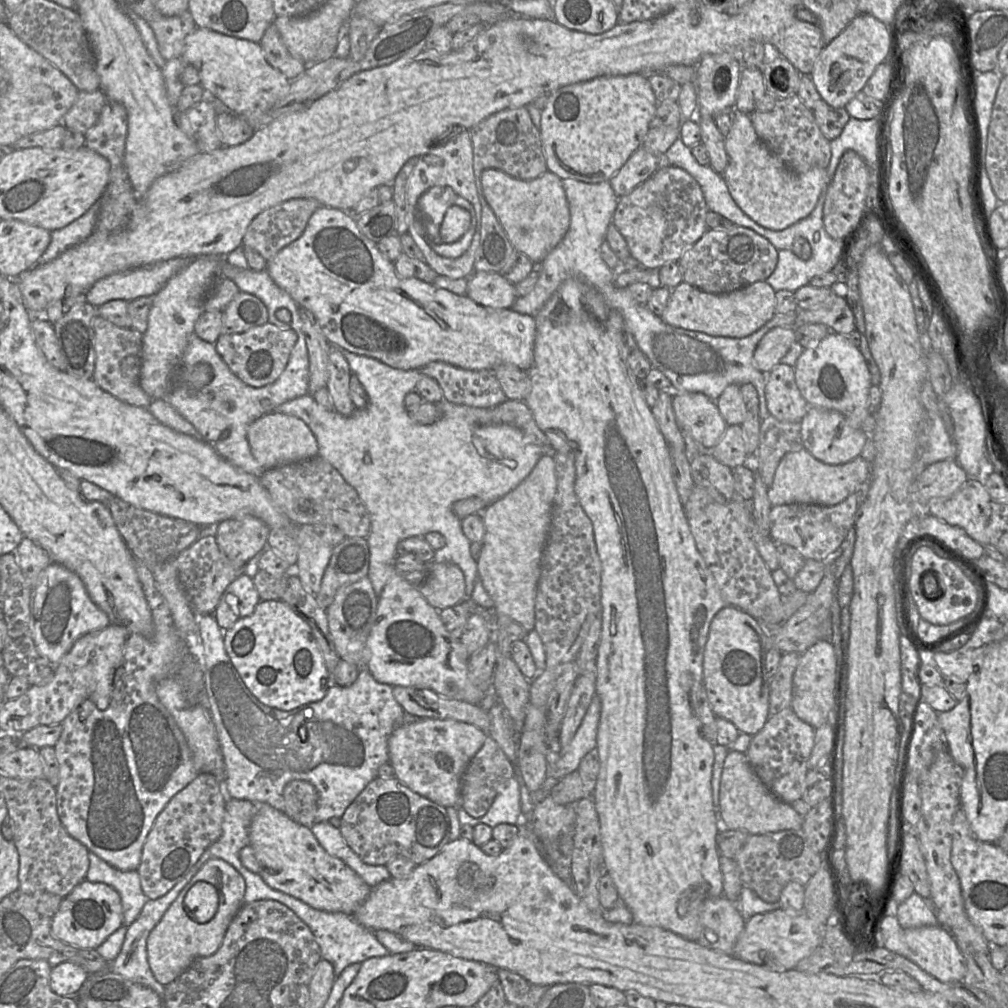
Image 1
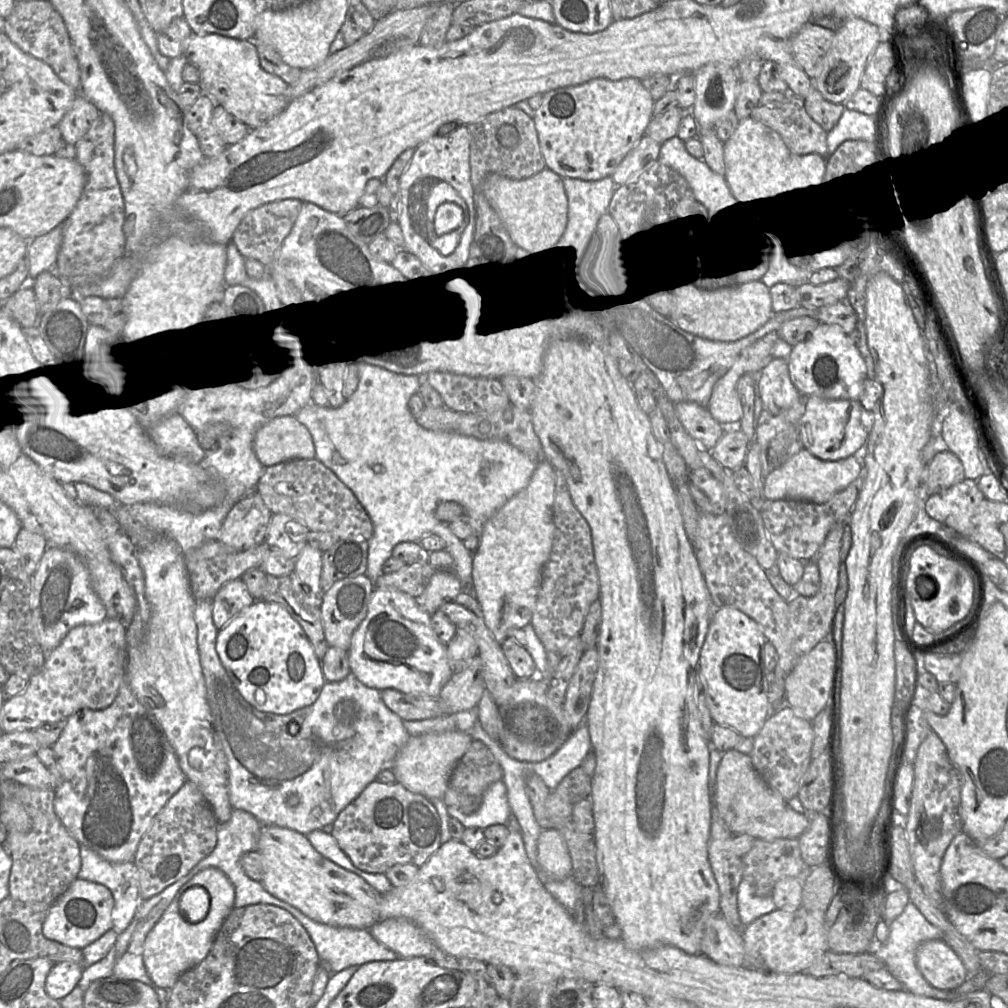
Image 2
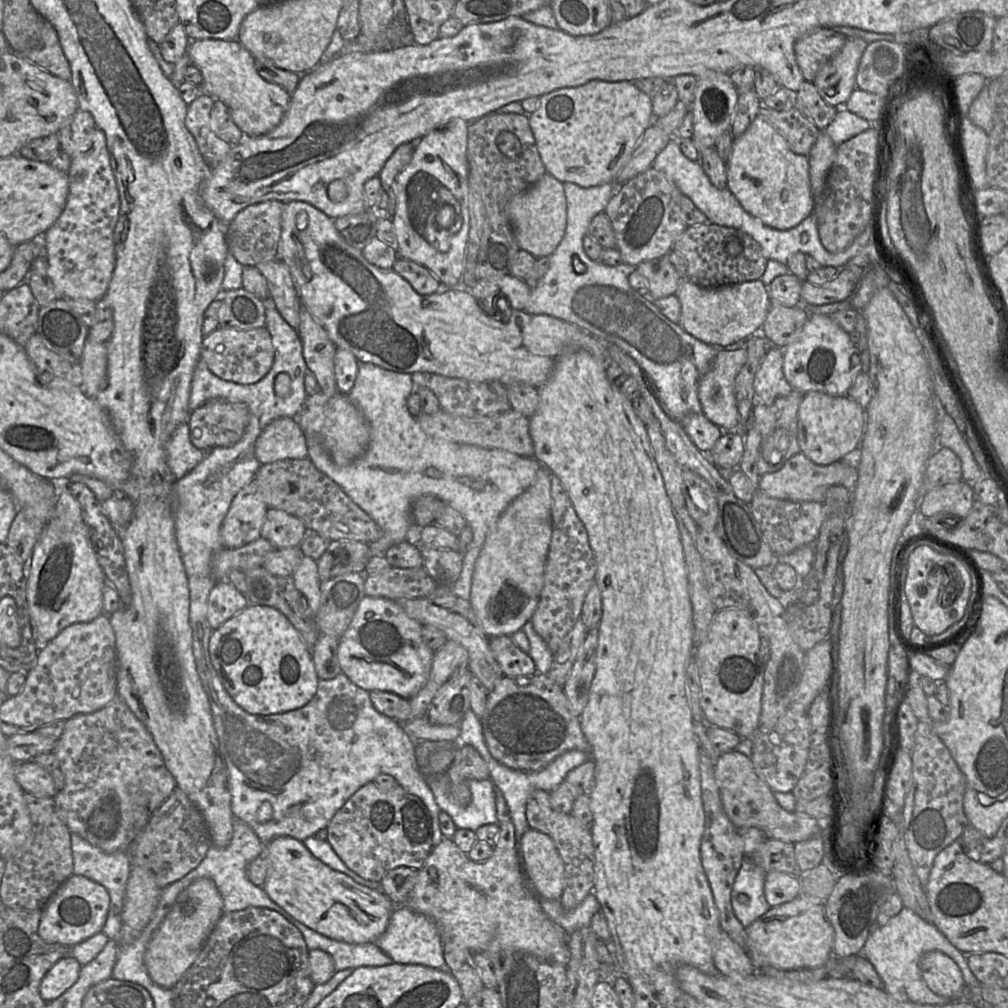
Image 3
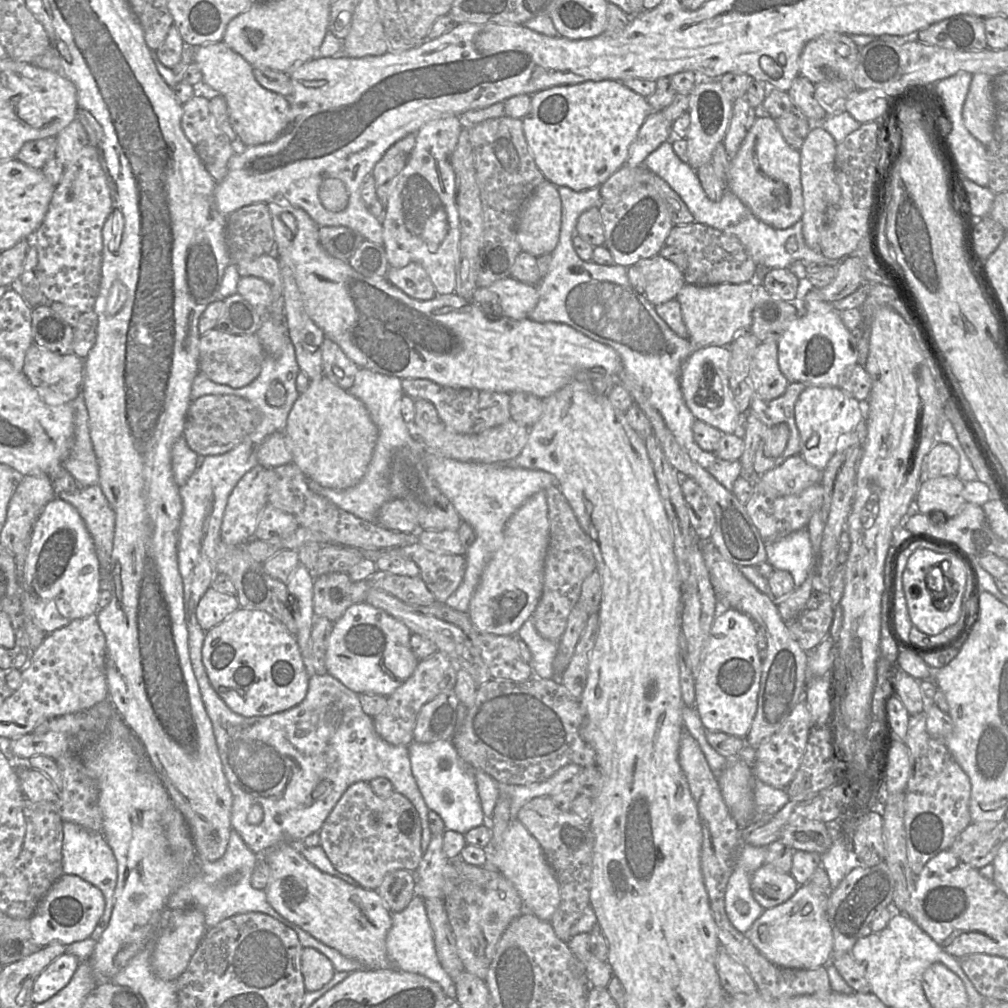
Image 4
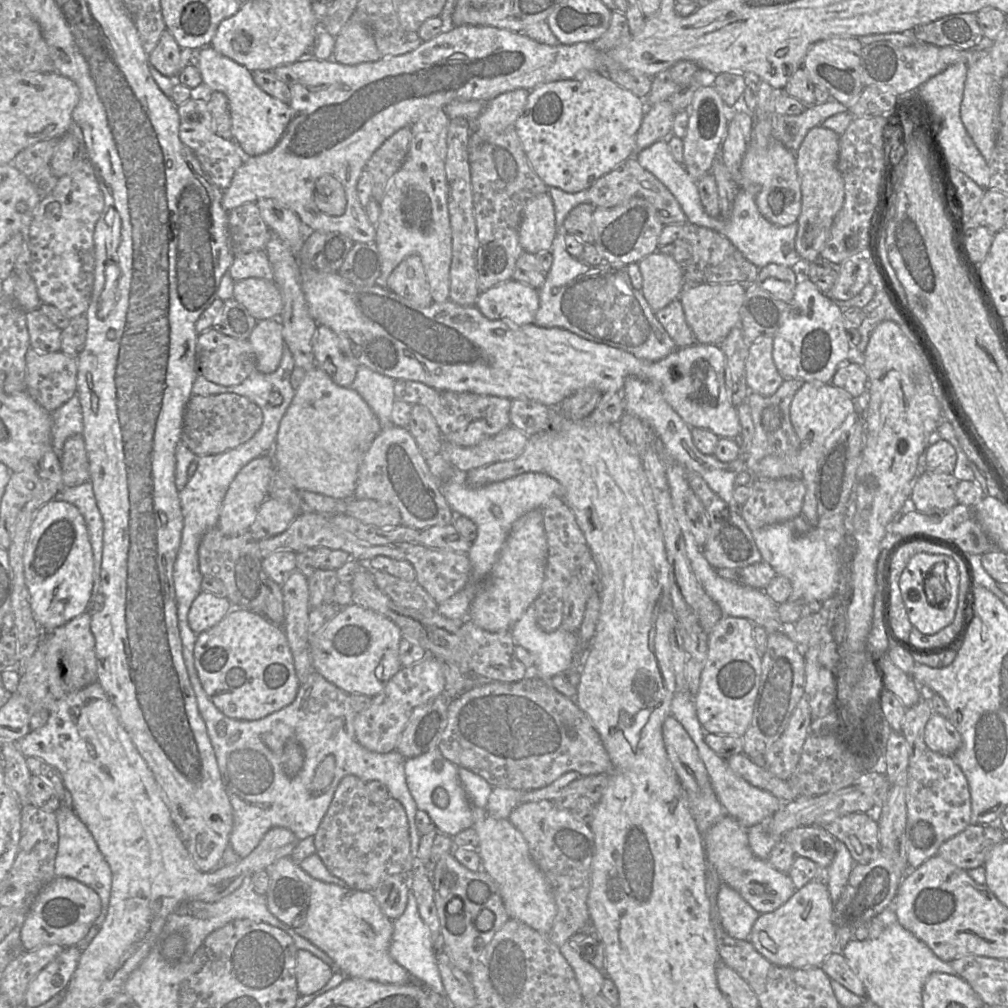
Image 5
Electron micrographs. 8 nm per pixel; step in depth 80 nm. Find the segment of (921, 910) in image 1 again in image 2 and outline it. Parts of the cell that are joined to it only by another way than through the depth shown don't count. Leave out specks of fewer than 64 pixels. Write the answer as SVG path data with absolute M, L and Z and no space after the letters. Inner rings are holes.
M909 901L903 912L889 924L887 940L875 951L875 955L884 963L884 967L900 982L905 990L920 996L946 1000L952 991L943 991L932 987L919 971L916 963L918 947L929 940L943 940L943 932L931 924L918 908Z

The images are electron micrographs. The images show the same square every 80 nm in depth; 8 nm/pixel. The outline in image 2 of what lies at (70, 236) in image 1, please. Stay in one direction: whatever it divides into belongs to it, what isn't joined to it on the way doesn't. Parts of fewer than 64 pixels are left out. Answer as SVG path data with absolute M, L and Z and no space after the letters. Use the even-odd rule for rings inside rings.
M62 225L52 231L30 240L27 252L30 278L36 278L41 272L50 269L54 265L62 243Z

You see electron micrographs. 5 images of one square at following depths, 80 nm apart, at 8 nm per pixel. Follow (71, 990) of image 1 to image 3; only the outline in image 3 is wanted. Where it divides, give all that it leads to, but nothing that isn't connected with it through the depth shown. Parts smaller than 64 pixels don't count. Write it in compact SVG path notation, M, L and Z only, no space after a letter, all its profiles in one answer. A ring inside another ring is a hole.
M71 955L58 960L40 983L41 998L45 1002L51 1002L61 996L77 981L81 967Z

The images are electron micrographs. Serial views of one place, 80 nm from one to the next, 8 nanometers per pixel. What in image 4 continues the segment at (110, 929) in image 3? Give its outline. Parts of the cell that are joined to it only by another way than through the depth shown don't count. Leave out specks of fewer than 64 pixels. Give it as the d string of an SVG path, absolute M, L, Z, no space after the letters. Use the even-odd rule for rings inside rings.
M63 821L62 869L65 875L76 875L97 887L103 894L105 908L98 923L101 934L107 927L114 905L117 883L117 861L102 833L88 830L76 823Z

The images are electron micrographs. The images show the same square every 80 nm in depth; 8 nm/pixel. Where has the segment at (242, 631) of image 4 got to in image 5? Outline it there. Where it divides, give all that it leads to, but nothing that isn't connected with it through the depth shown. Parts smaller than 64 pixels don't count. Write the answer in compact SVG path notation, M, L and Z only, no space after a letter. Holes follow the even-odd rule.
M233 608L213 628L197 635L194 665L199 680L210 700L227 717L259 720L295 700L300 683L282 627L249 609Z

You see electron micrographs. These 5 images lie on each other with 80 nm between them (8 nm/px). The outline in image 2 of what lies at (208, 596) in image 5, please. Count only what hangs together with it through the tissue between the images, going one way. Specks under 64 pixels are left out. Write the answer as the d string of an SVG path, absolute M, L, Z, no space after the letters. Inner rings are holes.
M241 578L227 582L212 599L214 625L220 630L255 601Z

